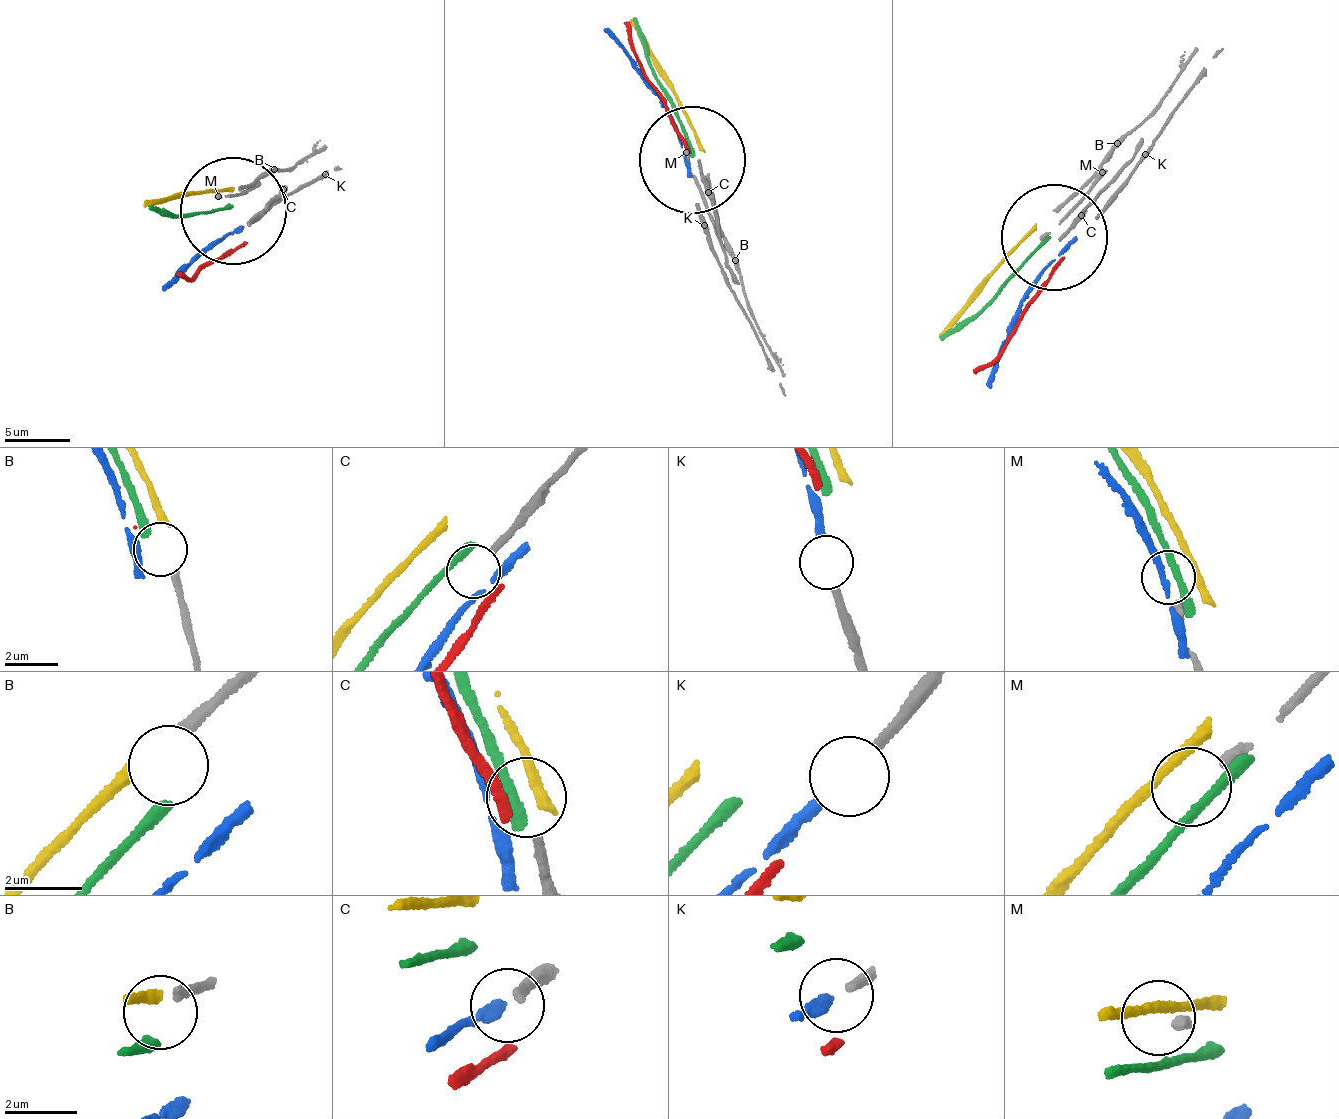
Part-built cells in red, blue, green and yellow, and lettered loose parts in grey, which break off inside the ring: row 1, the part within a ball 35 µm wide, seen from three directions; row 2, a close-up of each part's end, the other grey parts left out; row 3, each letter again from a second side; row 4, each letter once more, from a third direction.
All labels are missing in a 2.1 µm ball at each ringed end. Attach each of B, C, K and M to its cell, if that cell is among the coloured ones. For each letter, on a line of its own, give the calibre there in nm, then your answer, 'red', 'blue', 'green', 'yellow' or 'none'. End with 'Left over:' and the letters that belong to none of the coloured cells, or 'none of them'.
B: 240 nm thick; yellow
C: 260 nm thick; none
K: 240 nm thick; blue
M: 300 nm thick; none
Left over: C, M

